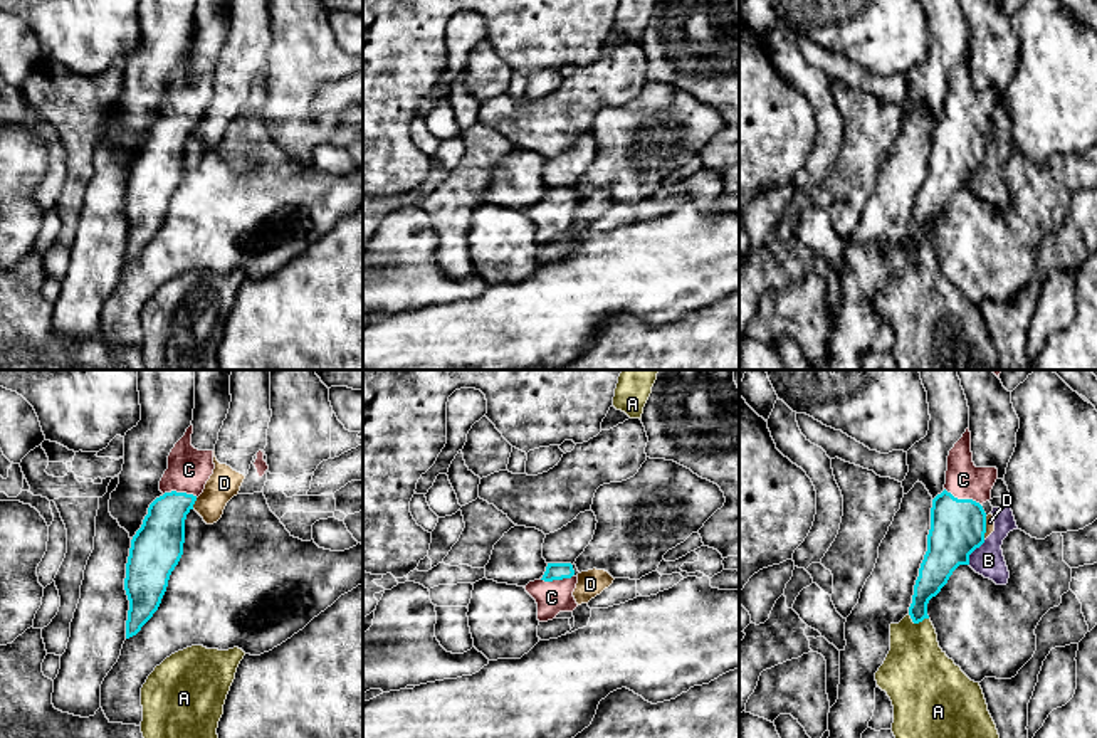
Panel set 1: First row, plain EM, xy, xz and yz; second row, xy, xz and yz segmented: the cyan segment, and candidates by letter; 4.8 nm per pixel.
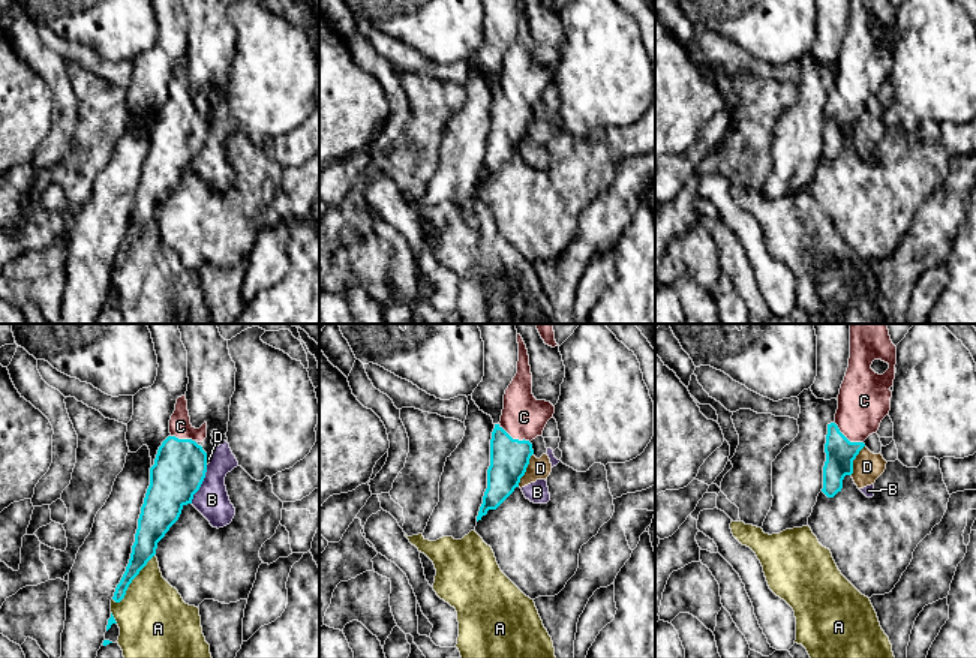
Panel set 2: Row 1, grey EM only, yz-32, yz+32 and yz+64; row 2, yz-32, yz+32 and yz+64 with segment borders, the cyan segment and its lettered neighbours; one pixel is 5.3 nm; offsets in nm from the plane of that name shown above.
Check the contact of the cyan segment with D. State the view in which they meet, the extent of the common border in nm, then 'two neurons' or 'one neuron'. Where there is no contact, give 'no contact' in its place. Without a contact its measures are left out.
meets cyan in yz; contact 110 nm long; two neurons

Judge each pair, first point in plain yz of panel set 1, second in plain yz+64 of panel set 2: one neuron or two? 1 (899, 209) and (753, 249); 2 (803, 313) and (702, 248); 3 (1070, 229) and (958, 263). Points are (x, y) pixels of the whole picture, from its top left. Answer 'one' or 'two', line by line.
1: two
2: one
3: two

